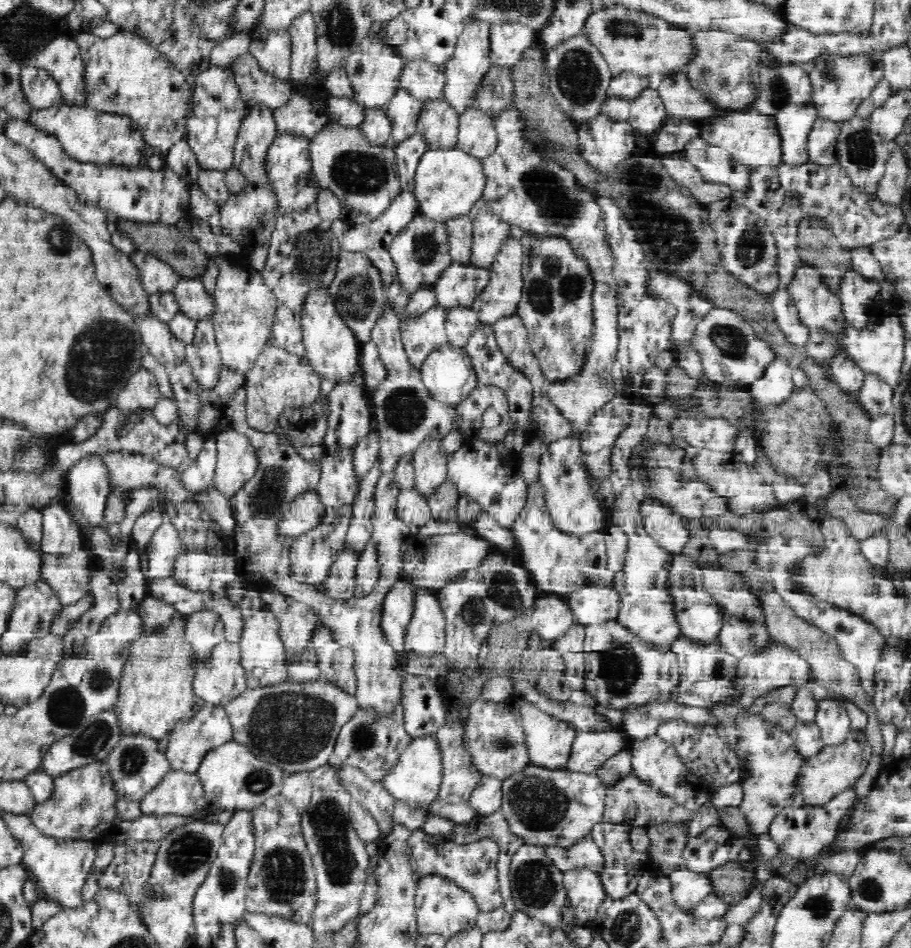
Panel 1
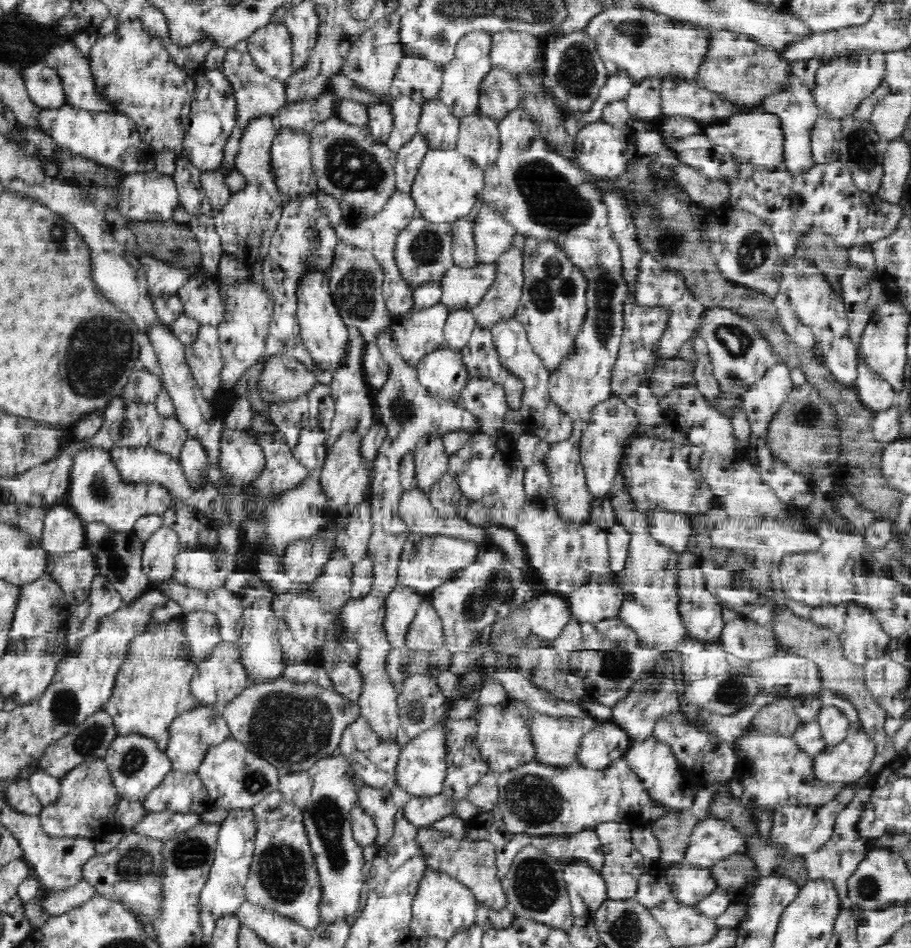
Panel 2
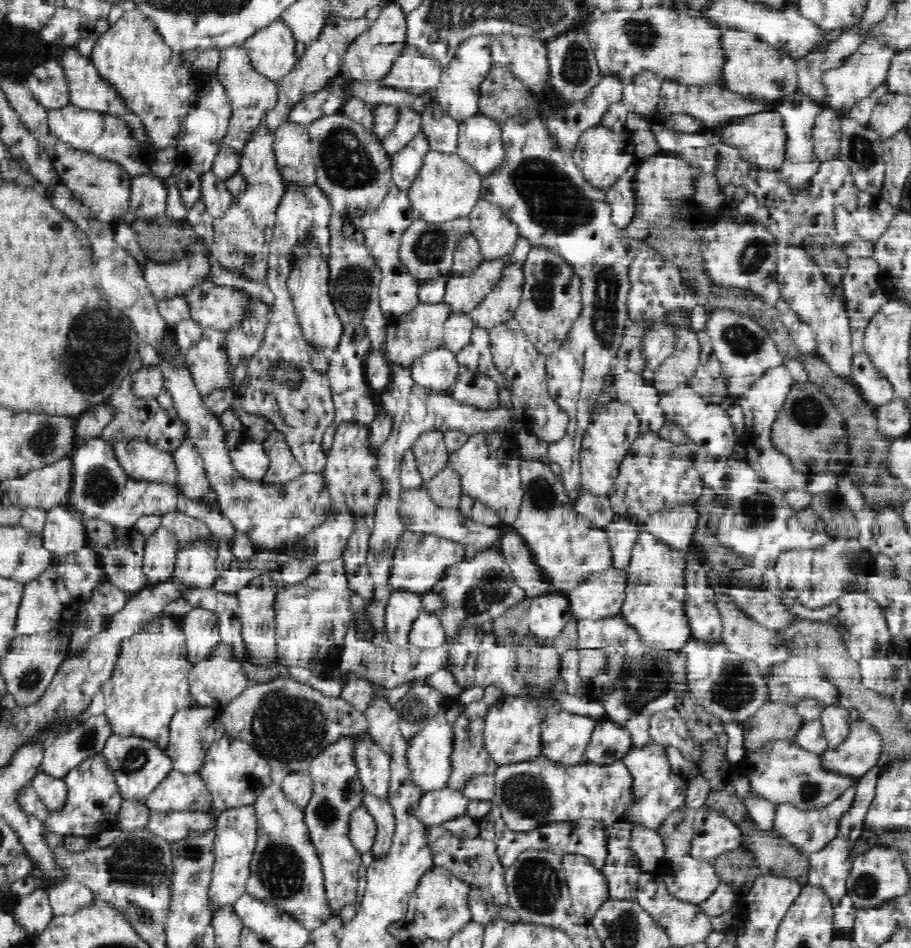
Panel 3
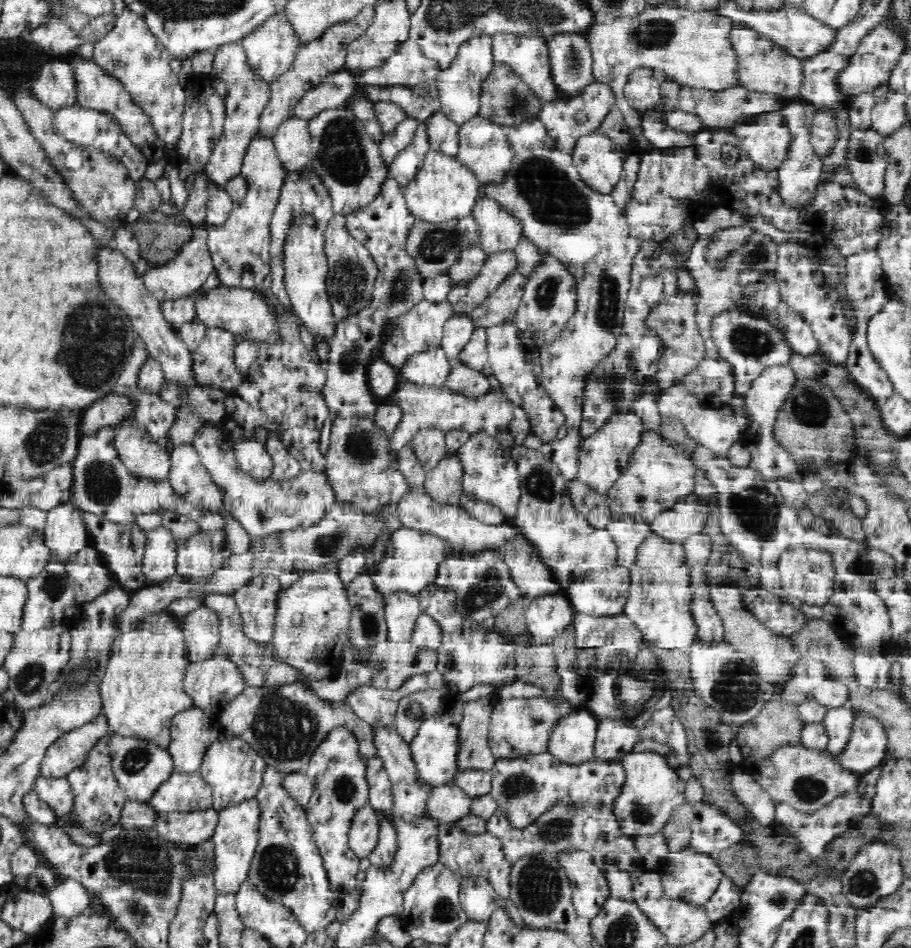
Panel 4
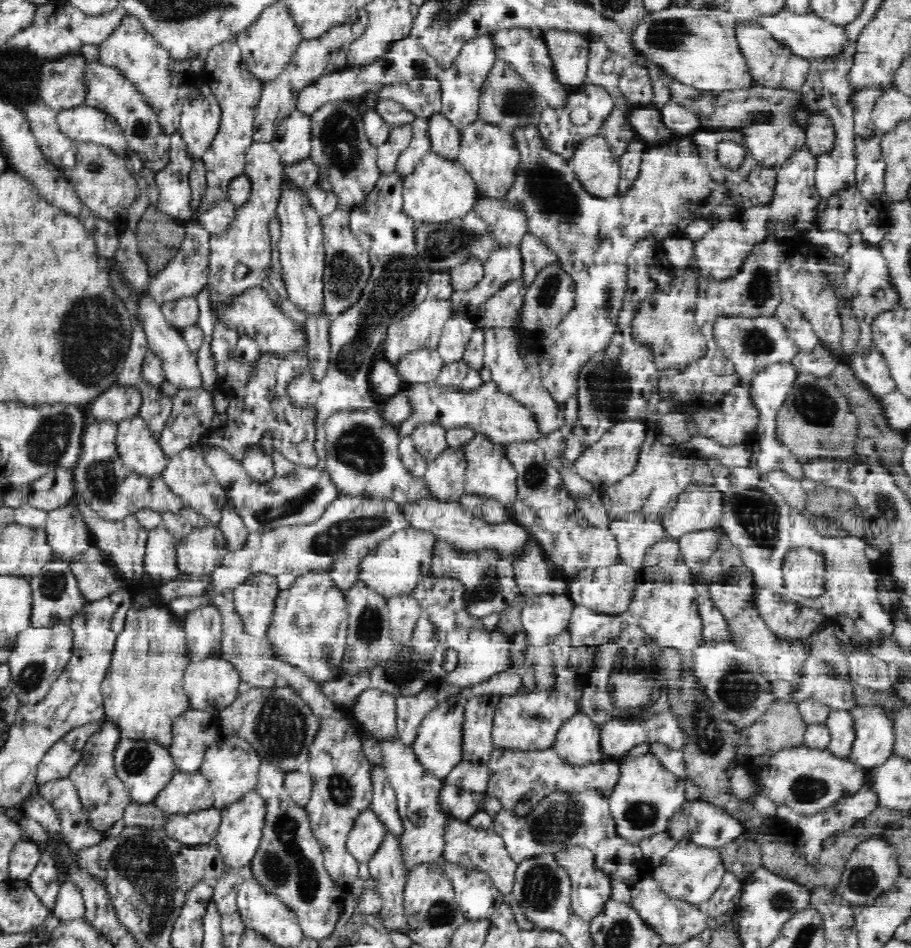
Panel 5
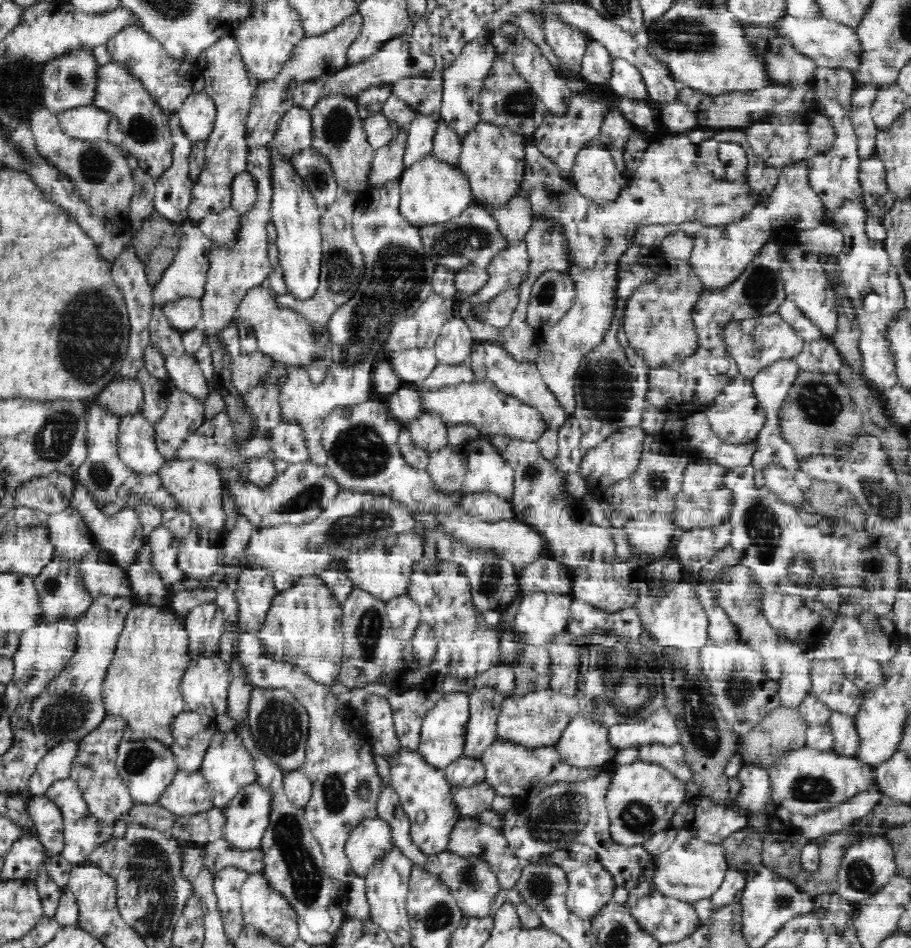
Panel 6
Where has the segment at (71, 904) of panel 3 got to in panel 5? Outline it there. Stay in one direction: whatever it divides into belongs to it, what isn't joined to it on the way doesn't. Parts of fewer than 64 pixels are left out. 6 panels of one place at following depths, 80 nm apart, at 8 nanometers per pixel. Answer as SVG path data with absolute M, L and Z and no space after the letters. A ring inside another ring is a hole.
M69 879L62 881L55 896L52 910L54 916L60 920L79 919L85 915L85 910L82 889L74 881Z

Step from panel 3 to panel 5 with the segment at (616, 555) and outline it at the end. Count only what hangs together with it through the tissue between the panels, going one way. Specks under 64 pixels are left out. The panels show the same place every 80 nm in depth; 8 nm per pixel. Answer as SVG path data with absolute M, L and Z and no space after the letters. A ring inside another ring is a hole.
M632 514L632 520L608 520L607 528L618 542L619 562L638 569L642 566L646 550L650 546L669 543L664 528L660 527L660 517L642 518Z

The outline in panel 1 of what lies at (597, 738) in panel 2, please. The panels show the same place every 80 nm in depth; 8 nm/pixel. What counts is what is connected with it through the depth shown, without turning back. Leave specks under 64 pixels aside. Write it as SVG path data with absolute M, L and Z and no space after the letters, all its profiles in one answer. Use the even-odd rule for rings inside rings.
M576 731L569 757L565 762L565 769L582 774L593 773L618 749L626 747L628 741L626 734L622 731Z

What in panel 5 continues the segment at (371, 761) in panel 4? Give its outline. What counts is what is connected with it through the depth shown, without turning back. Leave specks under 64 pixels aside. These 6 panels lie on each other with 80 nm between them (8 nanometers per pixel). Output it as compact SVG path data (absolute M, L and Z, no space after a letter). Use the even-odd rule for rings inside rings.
M372 764L370 780L372 780L372 795L369 808L399 840L403 826L398 814L396 794L382 764Z

